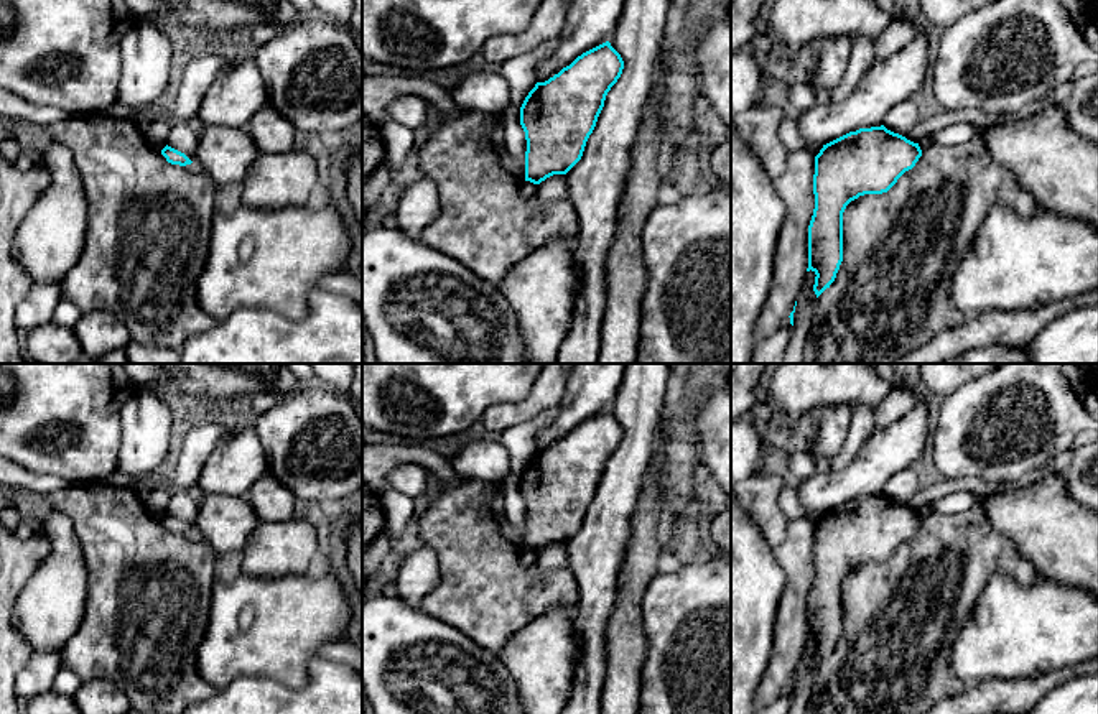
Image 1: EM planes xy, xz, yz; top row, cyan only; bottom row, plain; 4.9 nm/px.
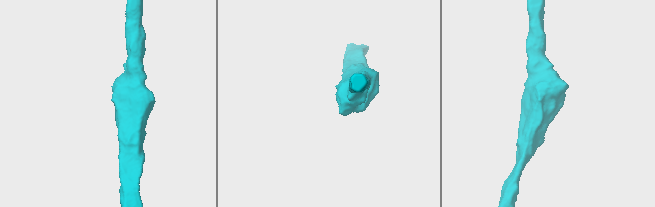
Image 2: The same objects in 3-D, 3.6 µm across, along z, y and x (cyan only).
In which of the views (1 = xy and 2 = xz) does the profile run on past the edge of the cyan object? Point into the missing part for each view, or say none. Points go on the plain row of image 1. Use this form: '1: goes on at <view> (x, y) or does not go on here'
1: does not go on here
2: does not go on here

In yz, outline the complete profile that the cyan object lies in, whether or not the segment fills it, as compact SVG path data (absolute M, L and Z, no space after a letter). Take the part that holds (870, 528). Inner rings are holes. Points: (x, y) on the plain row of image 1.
M884 494L849 500L826 513L815 525L815 577L808 594L808 637L813 640L817 666L835 650L843 630L843 581L864 563L887 561L897 548L915 535L922 518L919 512L887 498Z

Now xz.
M606 410L578 424L548 449L535 452L520 475L520 494L527 508L525 549L540 553L553 543L566 543L581 528L606 464L622 438L621 423Z

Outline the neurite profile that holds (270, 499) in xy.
M270 472L250 487L247 500L260 522L286 522L293 518L295 497Z

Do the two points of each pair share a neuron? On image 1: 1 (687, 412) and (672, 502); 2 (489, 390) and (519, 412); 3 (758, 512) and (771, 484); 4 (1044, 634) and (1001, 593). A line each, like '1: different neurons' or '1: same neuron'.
1: same neuron
2: different neurons
3: same neuron
4: same neuron

